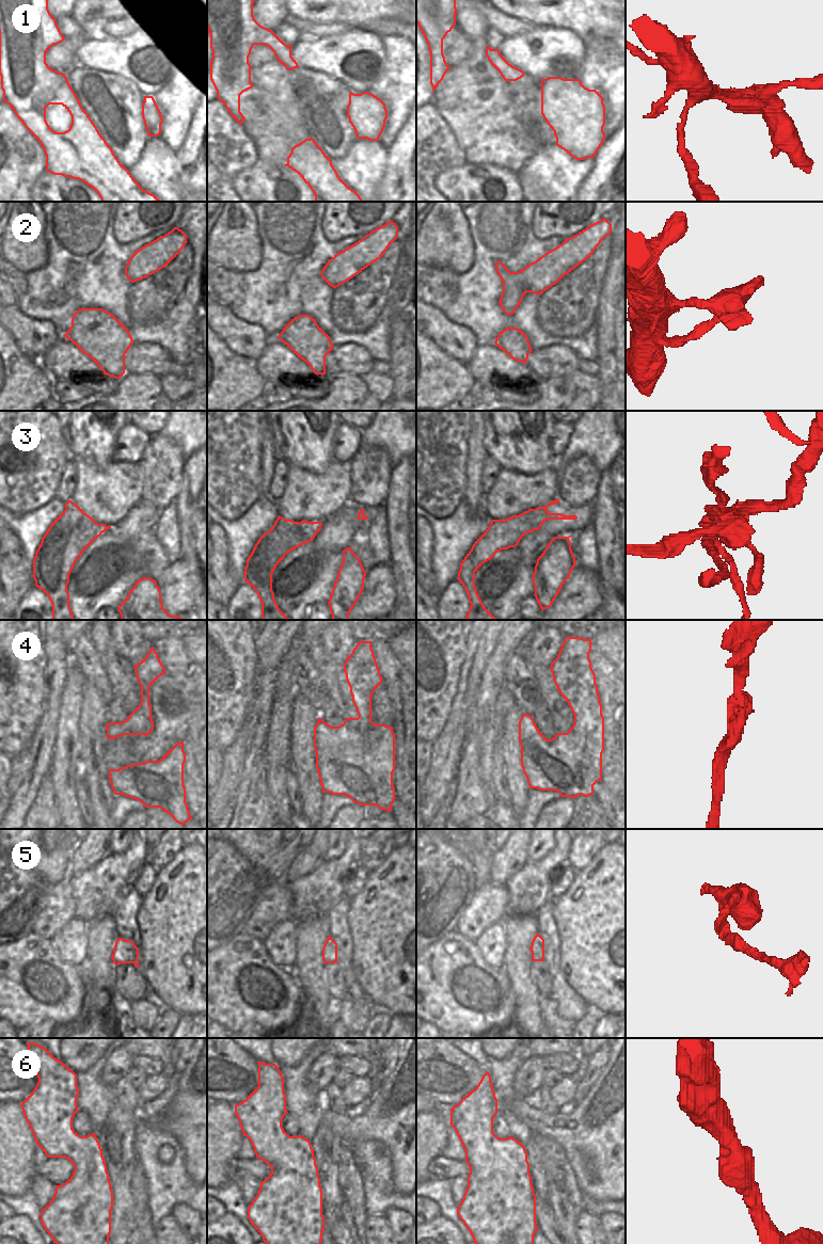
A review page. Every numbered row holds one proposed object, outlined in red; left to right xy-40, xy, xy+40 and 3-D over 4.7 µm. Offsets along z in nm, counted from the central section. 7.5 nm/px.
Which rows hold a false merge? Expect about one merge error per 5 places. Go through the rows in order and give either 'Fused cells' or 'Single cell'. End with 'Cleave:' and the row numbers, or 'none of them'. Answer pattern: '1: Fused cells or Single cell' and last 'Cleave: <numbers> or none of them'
1: Single cell
2: Single cell
3: Fused cells
4: Single cell
5: Single cell
6: Single cell
Cleave: 3

